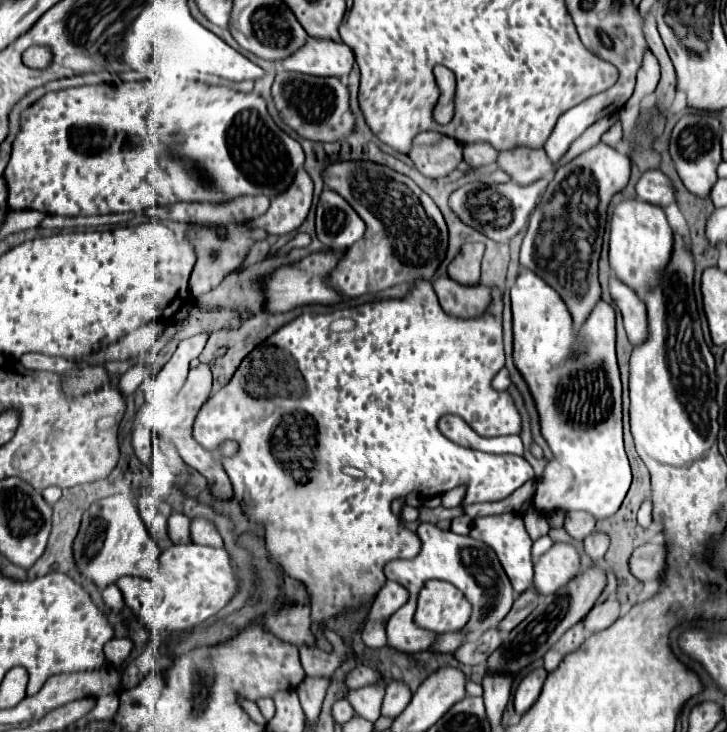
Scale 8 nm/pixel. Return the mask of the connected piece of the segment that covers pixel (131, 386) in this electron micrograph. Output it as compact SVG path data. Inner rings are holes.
M141 363L141 365L135 365L135 367L131 367L121 379L119 379L119 393L123 395L123 397L129 397L139 385L141 385L141 381L143 381L143 377L145 377L145 365Z

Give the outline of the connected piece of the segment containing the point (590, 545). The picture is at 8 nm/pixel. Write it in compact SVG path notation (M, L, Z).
M595 531L595 533L591 533L591 535L585 537L583 547L585 547L585 553L593 561L599 561L599 559L603 559L603 555L605 555L605 551L609 547L609 535L601 533L601 531Z

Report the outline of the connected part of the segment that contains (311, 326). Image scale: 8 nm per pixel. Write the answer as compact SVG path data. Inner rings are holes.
M421 279L421 281L413 283L411 295L407 295L403 299L371 301L371 303L363 303L359 307L351 307L347 311L333 311L333 313L325 313L325 315L303 313L299 319L283 325L283 329L279 329L279 333L273 333L263 345L259 345L259 349L255 349L255 353L251 353L251 357L247 357L247 361L243 361L243 365L237 369L233 379L221 391L211 395L209 401L201 407L201 411L195 419L193 437L205 449L215 449L225 439L233 439L239 443L239 453L235 457L225 459L225 471L231 479L235 499L239 501L241 511L245 513L245 517L249 521L263 525L269 555L281 565L281 569L289 577L293 577L305 585L305 591L311 601L311 619L315 623L323 623L331 617L345 615L347 611L363 609L365 605L369 605L375 599L379 589L385 585L385 575L383 575L385 563L389 563L393 559L413 559L419 555L421 539L417 537L417 533L403 527L401 521L391 511L391 501L395 497L407 497L411 491L417 491L421 497L435 497L435 495L441 495L441 493L457 487L457 485L467 485L467 495L463 501L467 505L469 503L485 503L485 501L501 501L501 499L509 497L515 489L519 489L523 483L527 483L529 479L535 479L533 467L523 457L489 455L489 453L481 453L481 451L473 451L473 449L463 449L461 445L443 437L441 431L437 429L437 419L451 413L451 415L463 417L473 427L473 431L477 431L483 437L517 435L521 431L521 417L513 405L511 395L507 391L495 391L491 387L491 379L505 365L503 341L501 341L501 311L503 311L503 293L499 289L493 289L491 291L491 305L487 307L487 311L483 315L473 317L473 319L451 317L441 309L431 283ZM337 317L353 317L357 321L357 329L345 331L345 333L331 331L329 327ZM347 465L361 469L365 473L365 477L353 479L353 477L345 475L341 469Z

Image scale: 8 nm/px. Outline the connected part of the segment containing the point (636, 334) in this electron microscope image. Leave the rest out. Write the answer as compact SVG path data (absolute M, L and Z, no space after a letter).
M611 279L609 281L609 291L611 297L615 301L615 305L619 307L623 321L625 321L625 331L627 337L631 341L633 347L641 345L645 341L647 333L647 309L645 303L635 295L633 289L629 289L627 285L619 283L619 279Z

